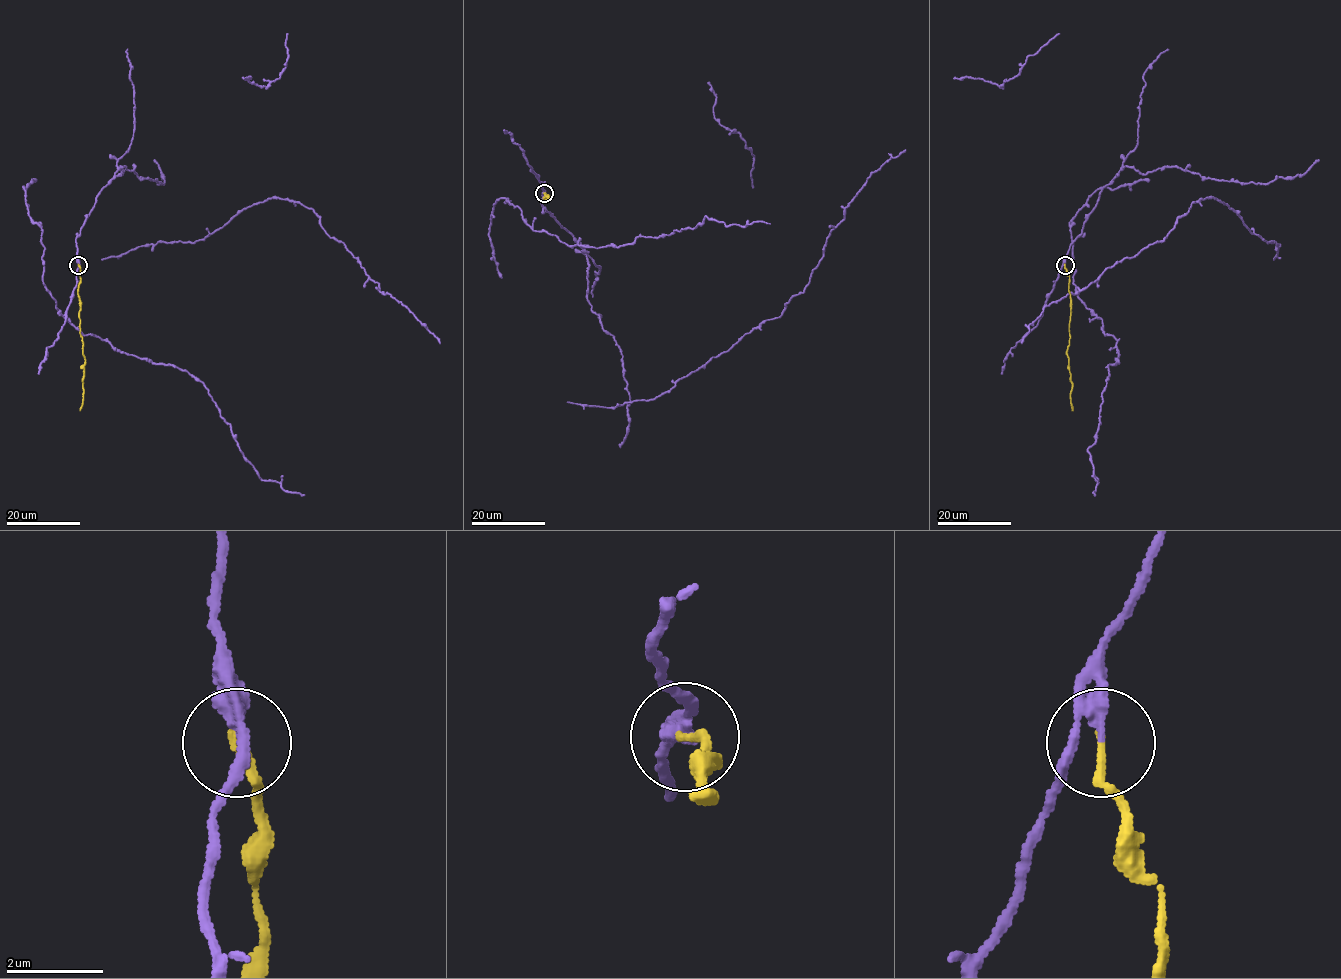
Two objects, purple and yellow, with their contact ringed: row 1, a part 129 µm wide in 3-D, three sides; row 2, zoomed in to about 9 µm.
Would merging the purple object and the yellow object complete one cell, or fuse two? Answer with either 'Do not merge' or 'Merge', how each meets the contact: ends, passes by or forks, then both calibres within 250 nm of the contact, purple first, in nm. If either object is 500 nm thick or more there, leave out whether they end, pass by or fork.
Do not merge. At the ring purple passes by. At the ring yellow ends. Thickness 240 nm (purple) against 190 nm

